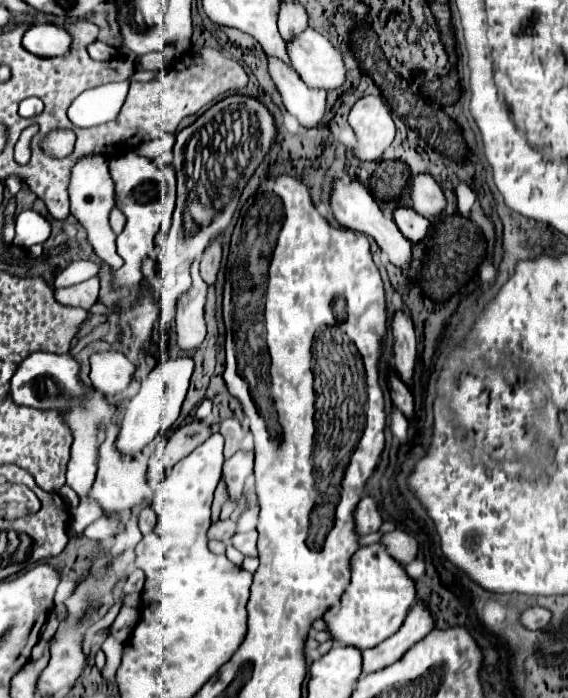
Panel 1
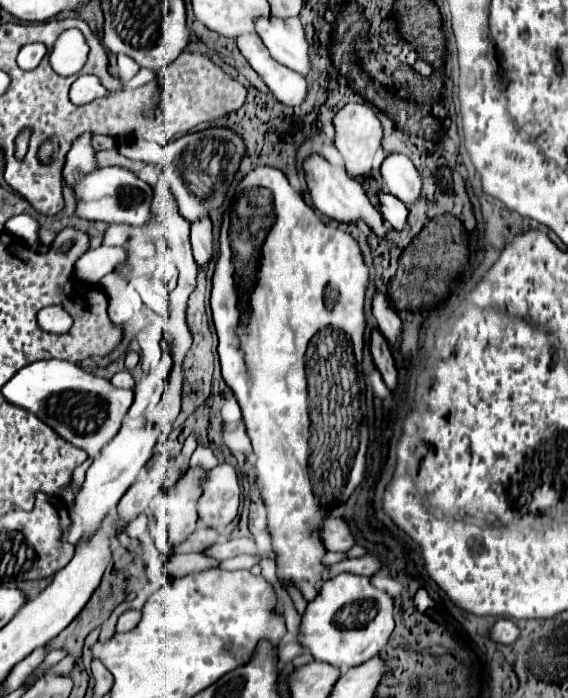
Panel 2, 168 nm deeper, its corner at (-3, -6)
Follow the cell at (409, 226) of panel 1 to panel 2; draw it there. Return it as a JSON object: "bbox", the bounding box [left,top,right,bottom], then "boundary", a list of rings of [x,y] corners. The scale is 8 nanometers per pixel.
{"bbox":[379,192,409,230],"boundary":[[[379,192],[379,202],[381,202],[381,214],[383,218],[395,228],[395,230],[405,230],[407,228],[407,216],[409,210],[405,204],[401,204],[395,196]]]}

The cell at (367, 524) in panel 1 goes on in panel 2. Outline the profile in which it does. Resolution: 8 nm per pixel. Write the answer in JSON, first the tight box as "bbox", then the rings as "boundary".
{"bbox":[323,516,355,552],"boundary":[[[335,516],[335,518],[329,518],[325,520],[325,526],[323,526],[323,536],[325,536],[325,544],[329,546],[327,550],[331,552],[347,552],[355,546],[355,534],[351,530],[351,526],[343,520],[343,516]]]}

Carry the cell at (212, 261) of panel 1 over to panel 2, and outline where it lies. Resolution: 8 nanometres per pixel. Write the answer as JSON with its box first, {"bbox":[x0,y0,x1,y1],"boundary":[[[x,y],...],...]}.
{"bbox":[191,218,213,270],"boundary":[[[201,218],[197,224],[191,228],[191,244],[193,244],[193,254],[195,262],[207,270],[211,258],[213,258],[213,228],[211,220]]]}

